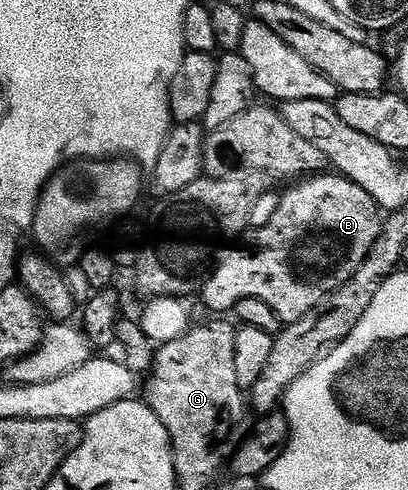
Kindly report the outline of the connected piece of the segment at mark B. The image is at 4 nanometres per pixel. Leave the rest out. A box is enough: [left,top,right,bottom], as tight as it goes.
[199,172,383,323]

